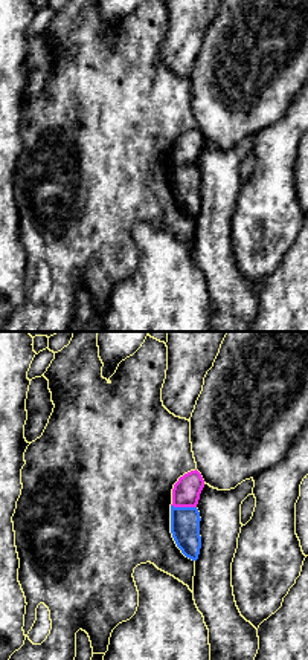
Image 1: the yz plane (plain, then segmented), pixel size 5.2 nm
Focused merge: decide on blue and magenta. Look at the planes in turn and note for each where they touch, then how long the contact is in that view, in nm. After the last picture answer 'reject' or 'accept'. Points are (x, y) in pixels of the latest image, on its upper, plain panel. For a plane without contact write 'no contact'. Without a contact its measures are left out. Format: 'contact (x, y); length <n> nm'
contact (183, 165); length 140 nm

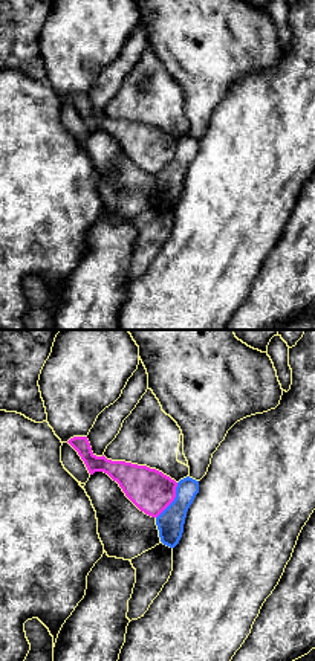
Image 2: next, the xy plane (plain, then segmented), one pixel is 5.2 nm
contact (173, 159); length 220 nm

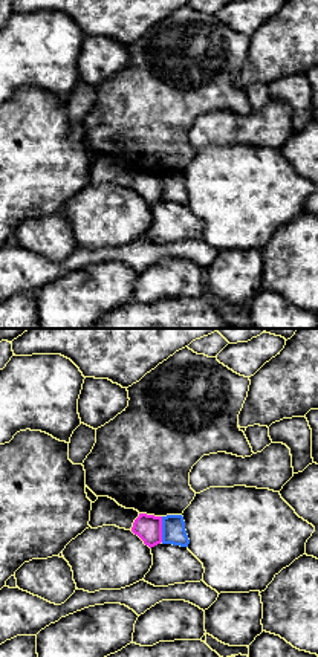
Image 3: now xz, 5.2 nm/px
contact (162, 187); length 140 nm

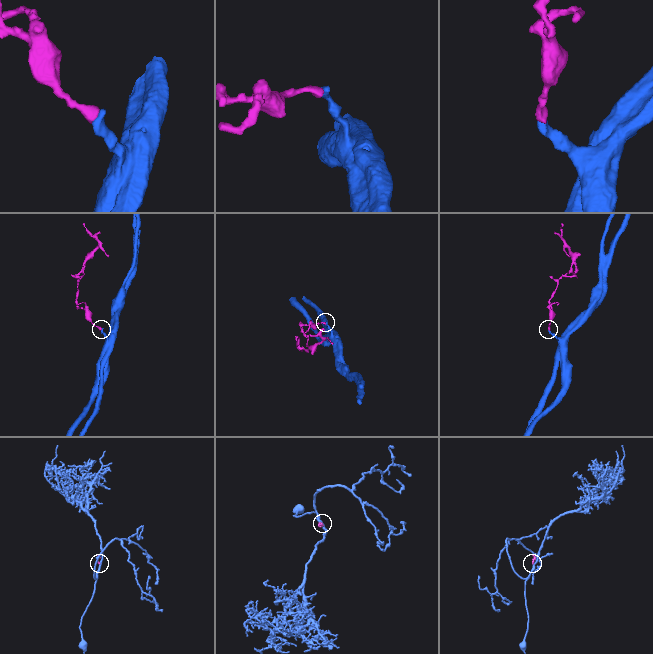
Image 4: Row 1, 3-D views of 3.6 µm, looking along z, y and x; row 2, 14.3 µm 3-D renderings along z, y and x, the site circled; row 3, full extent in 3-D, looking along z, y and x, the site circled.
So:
reject

